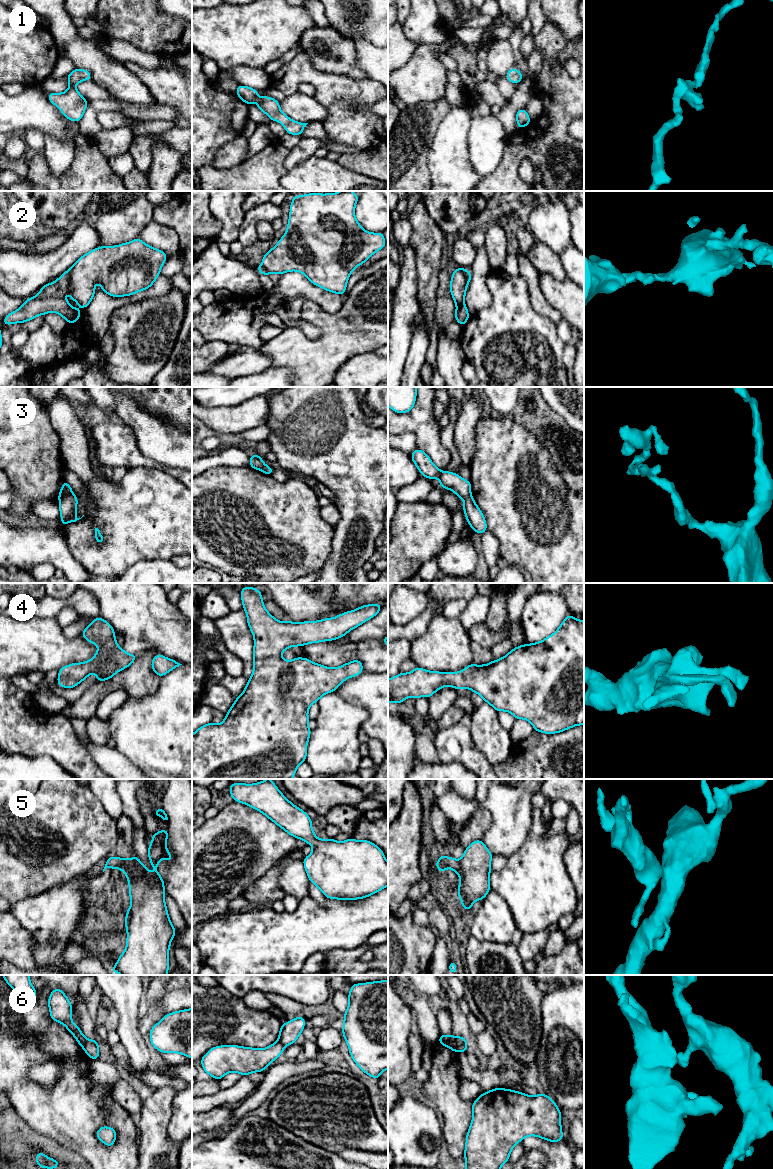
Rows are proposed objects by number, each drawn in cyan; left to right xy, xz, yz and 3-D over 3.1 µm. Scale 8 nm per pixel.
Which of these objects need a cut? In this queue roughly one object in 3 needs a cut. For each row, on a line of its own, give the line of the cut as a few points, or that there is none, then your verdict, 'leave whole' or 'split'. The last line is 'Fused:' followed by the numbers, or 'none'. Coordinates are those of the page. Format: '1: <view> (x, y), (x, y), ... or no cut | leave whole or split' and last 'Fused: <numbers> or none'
1: no cut | leave whole
2: xy (70, 269), (68, 284), (65, 290) | split
3: xy (72, 493), (60, 500) | split
4: no cut | leave whole
5: no cut | leave whole
6: yz (455, 1038), (459, 1051) | split
Fused: 2, 3, 6

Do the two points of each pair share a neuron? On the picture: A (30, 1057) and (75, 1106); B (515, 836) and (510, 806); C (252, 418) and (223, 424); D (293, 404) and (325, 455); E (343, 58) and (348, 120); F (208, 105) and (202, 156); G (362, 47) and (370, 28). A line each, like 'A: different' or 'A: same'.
A: same
B: same
C: same
D: same
E: different
F: same
G: different

